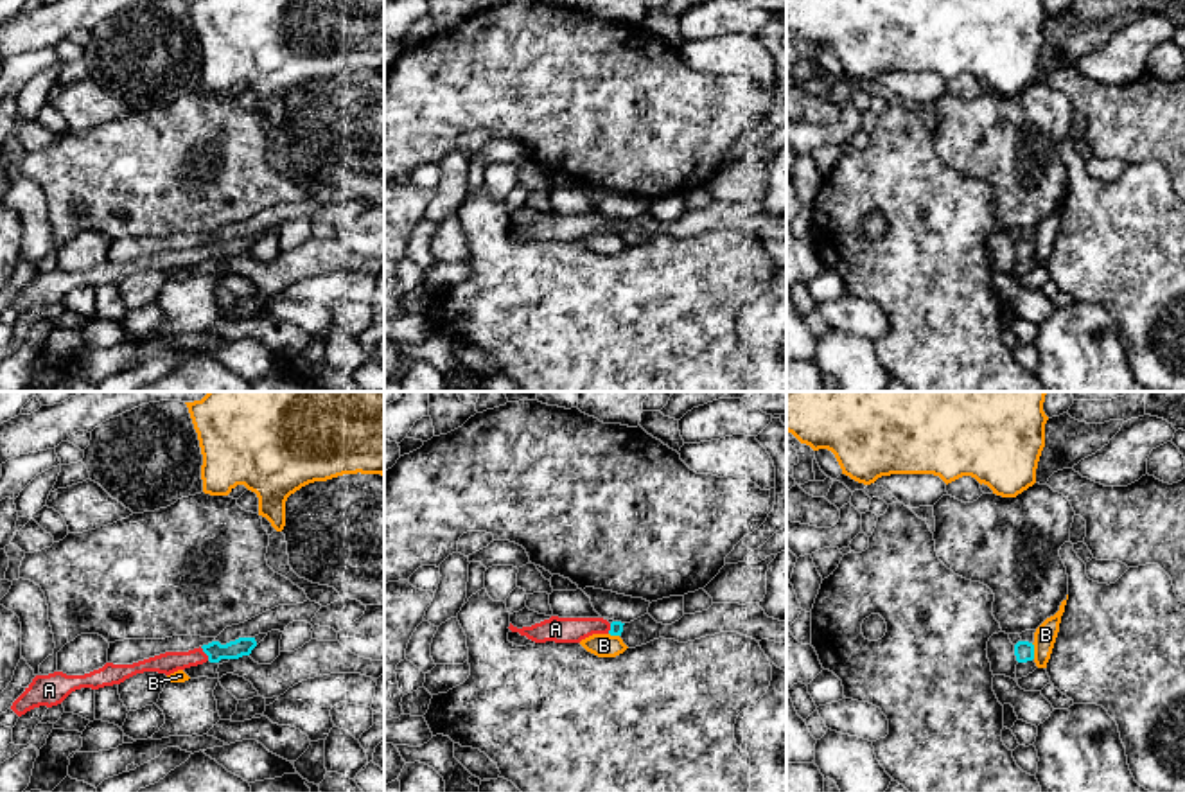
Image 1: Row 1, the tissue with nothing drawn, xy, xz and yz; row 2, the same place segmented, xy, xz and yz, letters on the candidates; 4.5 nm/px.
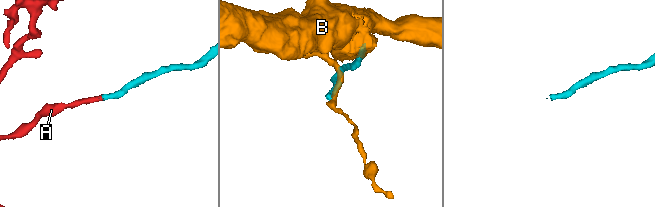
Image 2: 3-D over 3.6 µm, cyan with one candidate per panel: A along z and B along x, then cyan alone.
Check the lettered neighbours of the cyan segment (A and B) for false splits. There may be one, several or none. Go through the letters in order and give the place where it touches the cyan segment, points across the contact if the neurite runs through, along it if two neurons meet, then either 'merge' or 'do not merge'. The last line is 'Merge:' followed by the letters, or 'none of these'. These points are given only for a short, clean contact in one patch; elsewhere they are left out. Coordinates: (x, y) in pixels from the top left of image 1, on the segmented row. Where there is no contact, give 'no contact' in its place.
A: meets cyan in xy at (205, 652); runs through xy (241, 647), (205, 652), (167, 663); merge
B: meets cyan in yz at (1033, 651); border along yz (1031, 643), (1035, 658); do not merge
Merge: A

